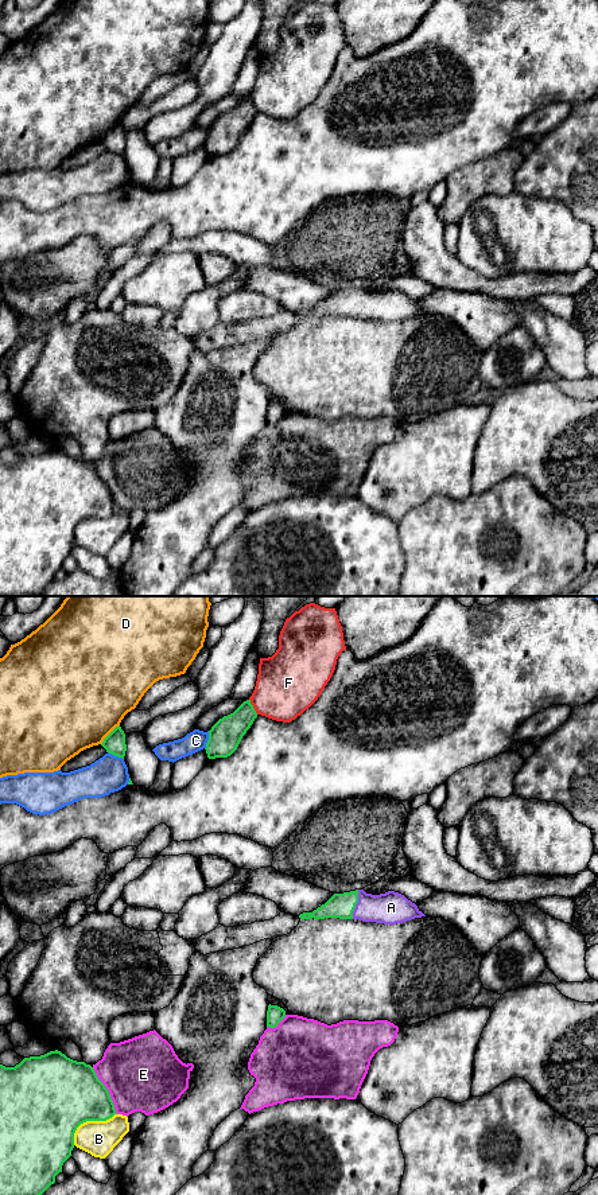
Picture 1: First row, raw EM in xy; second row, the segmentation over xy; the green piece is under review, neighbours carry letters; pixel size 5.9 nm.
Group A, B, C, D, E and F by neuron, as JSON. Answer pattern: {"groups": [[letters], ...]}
{"groups": [["A"], ["B"], ["C"], ["D"], ["E"], ["F"]]}

